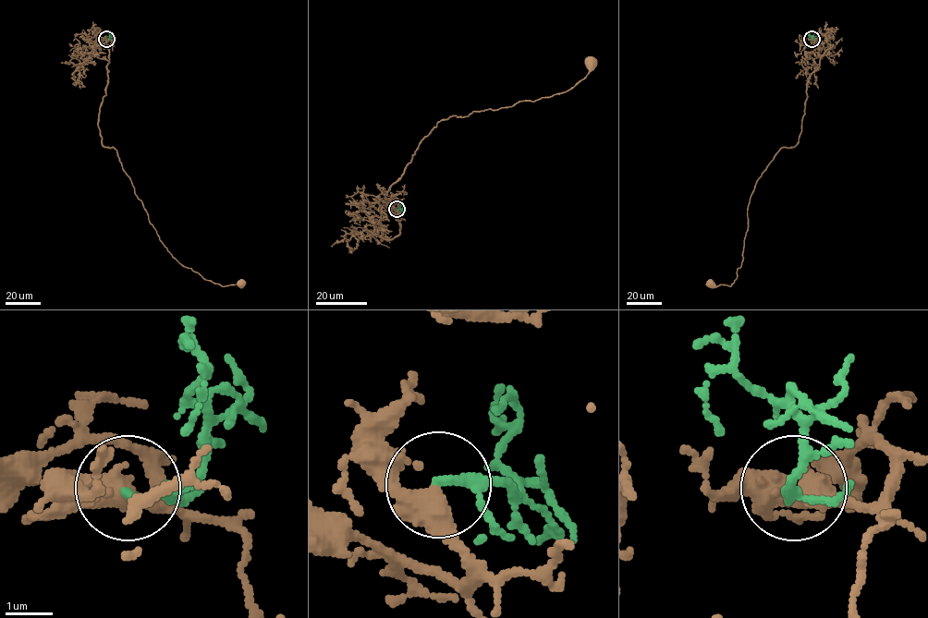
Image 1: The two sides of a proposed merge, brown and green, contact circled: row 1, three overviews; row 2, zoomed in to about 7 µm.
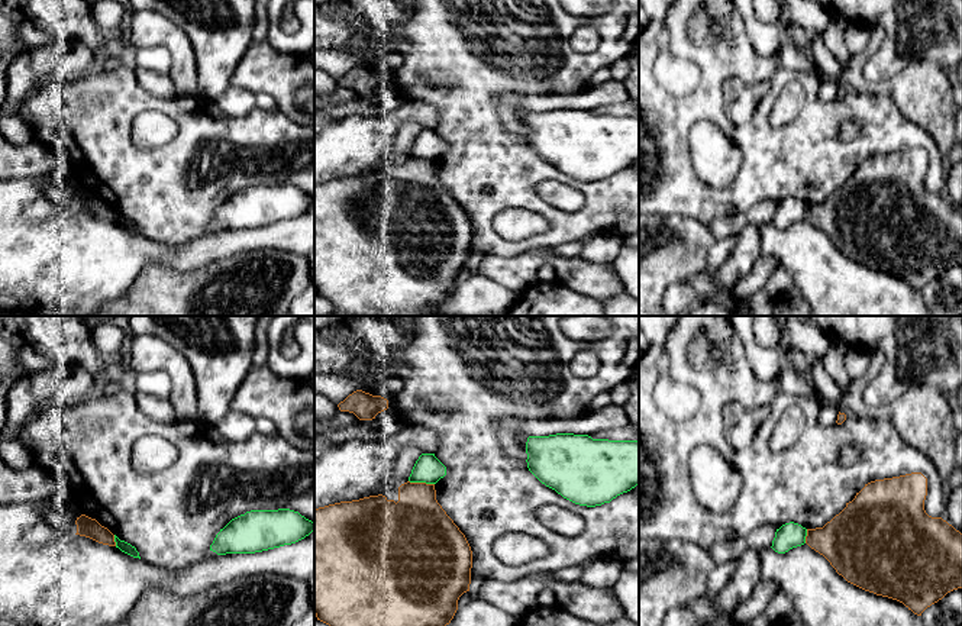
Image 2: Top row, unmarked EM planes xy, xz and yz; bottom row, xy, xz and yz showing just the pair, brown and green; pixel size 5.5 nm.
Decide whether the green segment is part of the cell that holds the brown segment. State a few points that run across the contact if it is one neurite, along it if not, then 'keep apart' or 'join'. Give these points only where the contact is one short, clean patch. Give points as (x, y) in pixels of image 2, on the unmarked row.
keep apart

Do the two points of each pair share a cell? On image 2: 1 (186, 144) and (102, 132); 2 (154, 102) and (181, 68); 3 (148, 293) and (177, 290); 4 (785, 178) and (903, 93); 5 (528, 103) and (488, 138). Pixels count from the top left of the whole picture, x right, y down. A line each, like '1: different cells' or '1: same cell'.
1: same cell
2: different cells
3: same cell
4: different cells
5: different cells

